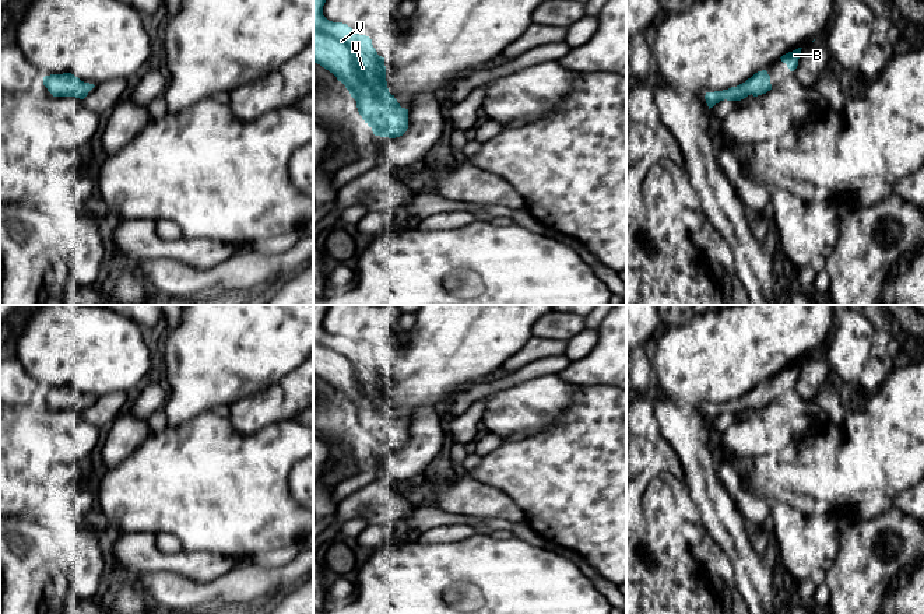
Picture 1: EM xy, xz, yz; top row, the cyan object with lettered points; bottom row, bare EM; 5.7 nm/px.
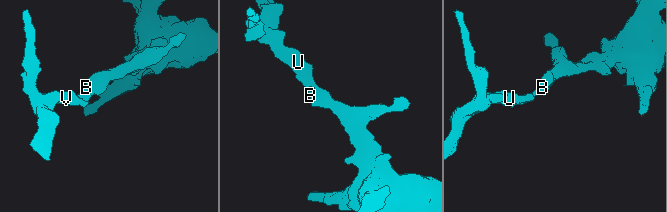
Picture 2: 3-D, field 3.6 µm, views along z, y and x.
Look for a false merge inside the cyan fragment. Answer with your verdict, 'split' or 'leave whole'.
leave whole

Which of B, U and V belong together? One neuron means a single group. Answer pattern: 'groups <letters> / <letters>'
groups B U V

